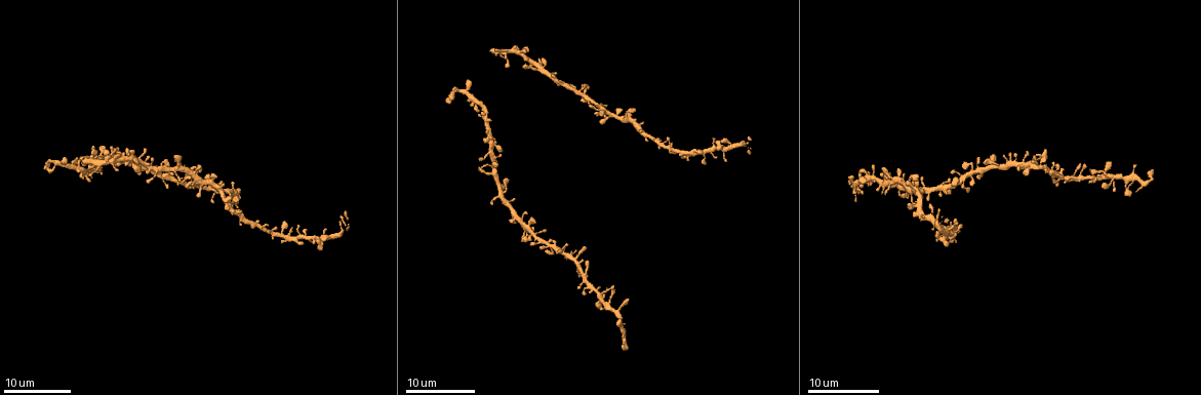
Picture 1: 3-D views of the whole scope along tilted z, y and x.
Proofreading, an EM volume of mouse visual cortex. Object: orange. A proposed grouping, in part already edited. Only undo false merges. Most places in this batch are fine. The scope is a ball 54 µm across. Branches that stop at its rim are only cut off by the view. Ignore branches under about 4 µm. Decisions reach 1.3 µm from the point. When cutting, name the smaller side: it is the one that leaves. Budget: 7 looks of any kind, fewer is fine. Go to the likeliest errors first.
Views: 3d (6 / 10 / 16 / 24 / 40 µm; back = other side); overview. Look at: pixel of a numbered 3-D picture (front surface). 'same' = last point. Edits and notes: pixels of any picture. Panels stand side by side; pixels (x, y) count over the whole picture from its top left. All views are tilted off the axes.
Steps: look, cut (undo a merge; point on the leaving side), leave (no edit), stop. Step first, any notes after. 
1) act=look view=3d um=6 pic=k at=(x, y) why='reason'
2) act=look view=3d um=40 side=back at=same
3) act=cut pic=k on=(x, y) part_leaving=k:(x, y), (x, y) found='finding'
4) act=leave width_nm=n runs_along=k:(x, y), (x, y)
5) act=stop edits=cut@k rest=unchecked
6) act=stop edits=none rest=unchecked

act=look view=3d um=24 pic=1 at=(1035, 165) why='thin arm on a thick one'

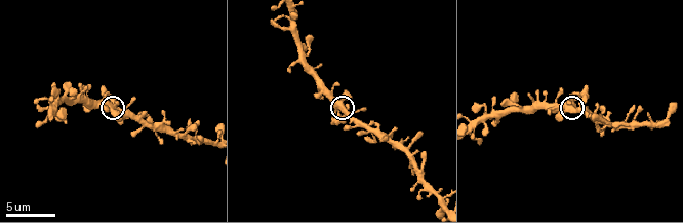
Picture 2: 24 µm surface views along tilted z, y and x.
act=look view=3d um=6 pic=2 at=(113, 106)

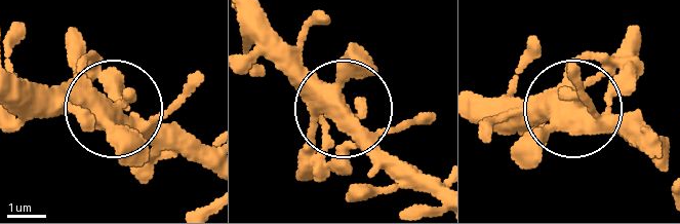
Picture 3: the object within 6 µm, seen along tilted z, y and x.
act=leave runs_along=3:(22, 99), (170, 122), (209, 151) found='one cell here'

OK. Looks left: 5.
act=look view=3d um=10 pic=2 at=(438, 198)

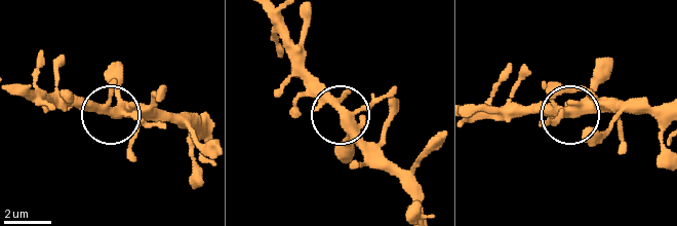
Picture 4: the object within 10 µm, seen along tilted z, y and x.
act=leave runs_along=4:(269, 19), (296, 71), (382, 156) found='all the same cell'

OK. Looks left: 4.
act=look view=3d um=10 pic=2 at=(164, 125) why='four arms meet'

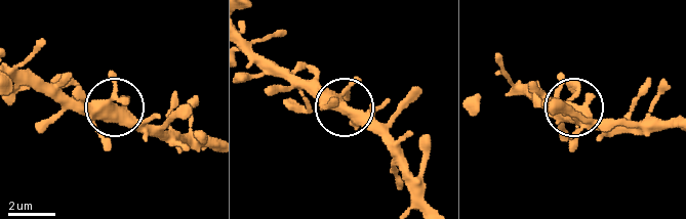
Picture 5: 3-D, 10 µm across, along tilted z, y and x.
act=leave runs_along=5:(19, 70), (68, 97), (124, 111), (160, 139) found='all the same cell'

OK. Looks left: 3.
act=stop edits=none rest=unchecked

